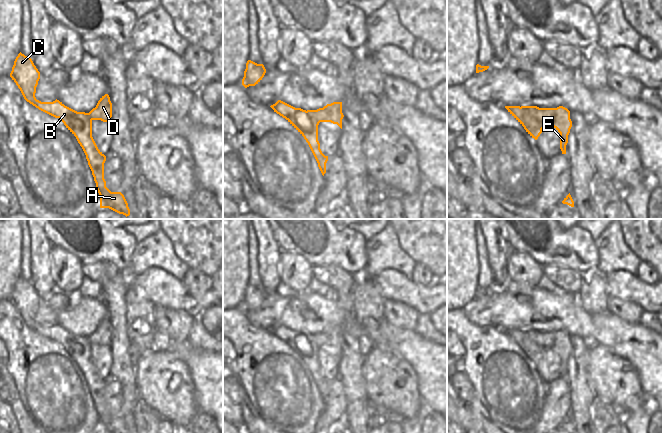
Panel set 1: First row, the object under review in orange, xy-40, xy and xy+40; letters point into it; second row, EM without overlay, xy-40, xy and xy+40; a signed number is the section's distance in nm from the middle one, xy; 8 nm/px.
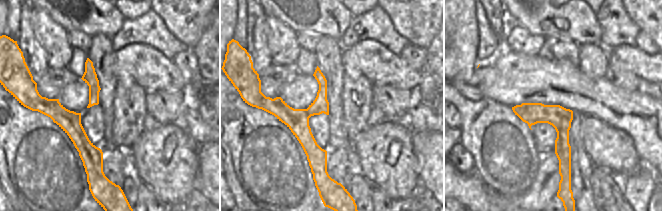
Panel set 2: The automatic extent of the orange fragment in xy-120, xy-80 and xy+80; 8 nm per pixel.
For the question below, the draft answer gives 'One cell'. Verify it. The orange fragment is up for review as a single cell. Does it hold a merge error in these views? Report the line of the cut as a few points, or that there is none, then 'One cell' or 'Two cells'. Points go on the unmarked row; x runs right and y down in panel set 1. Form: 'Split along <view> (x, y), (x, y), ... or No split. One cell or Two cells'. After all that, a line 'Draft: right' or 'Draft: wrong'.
Split along xy+40 (521, 330), (548, 349). Two cells
Draft: wrong

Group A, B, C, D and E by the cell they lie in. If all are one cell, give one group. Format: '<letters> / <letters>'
A B C / D E

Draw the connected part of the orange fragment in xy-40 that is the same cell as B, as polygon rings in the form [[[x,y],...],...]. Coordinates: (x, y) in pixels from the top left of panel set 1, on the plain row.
[[[21,276],[14,285],[10,301],[16,307],[27,326],[39,334],[59,342],[76,361],[92,395],[96,413],[100,419],[100,432],[129,433],[128,427],[121,416],[111,416],[106,411],[104,403],[106,380],[98,373],[92,361],[92,343],[90,339],[85,336],[77,336],[57,323],[53,326],[37,324],[35,317],[40,303],[40,296],[32,283]]]

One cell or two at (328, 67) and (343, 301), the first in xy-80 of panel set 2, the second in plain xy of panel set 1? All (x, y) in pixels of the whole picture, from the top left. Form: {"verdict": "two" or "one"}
{"verdict": "one"}

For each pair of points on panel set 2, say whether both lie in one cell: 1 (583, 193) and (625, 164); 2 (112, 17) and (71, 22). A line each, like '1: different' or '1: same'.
1: different
2: same

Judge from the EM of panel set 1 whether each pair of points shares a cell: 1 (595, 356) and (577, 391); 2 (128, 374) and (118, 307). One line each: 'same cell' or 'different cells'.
1: different cells
2: same cell

